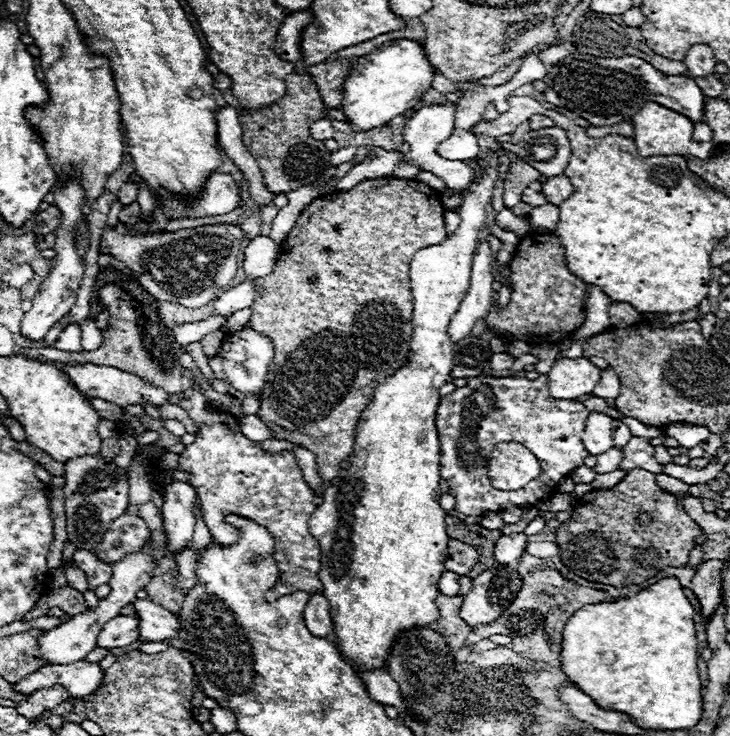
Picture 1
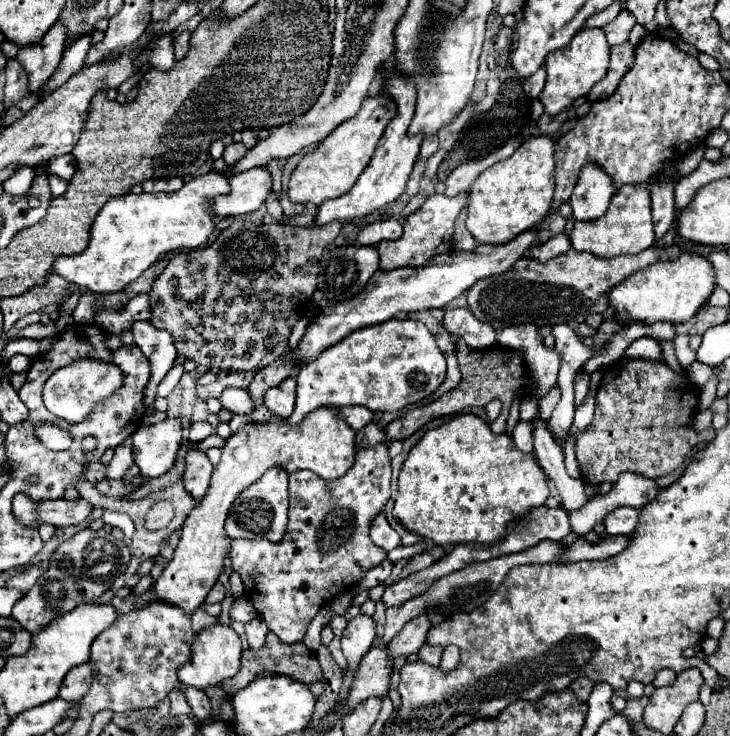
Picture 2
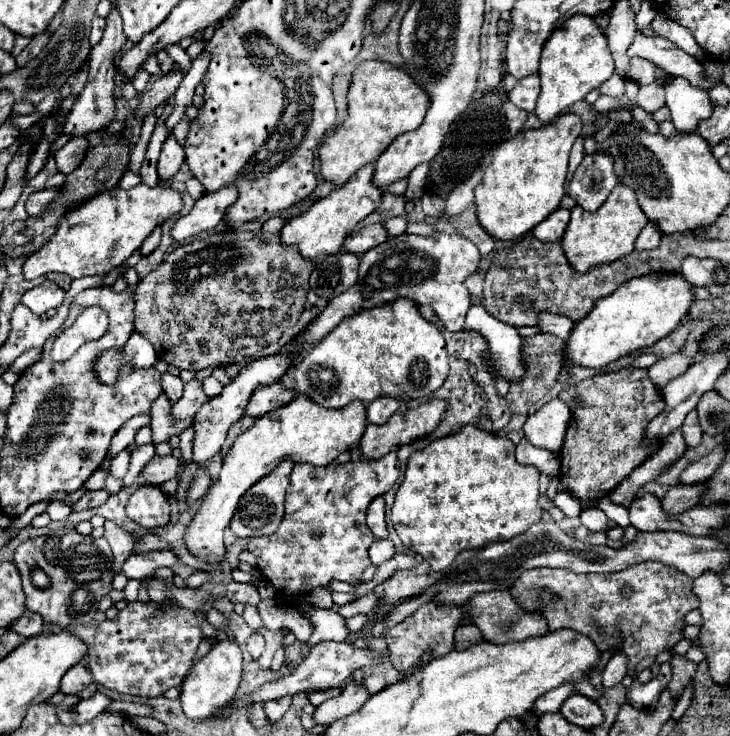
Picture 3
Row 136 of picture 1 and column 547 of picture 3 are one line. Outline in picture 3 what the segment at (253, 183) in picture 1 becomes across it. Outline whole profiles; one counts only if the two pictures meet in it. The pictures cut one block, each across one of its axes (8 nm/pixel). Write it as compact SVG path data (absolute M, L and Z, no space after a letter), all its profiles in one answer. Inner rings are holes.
M556 210L556 212L552 212L552 216L548 216L548 220L542 220L534 228L534 236L542 242L562 240L562 234L568 226L568 220L570 220L570 210Z

